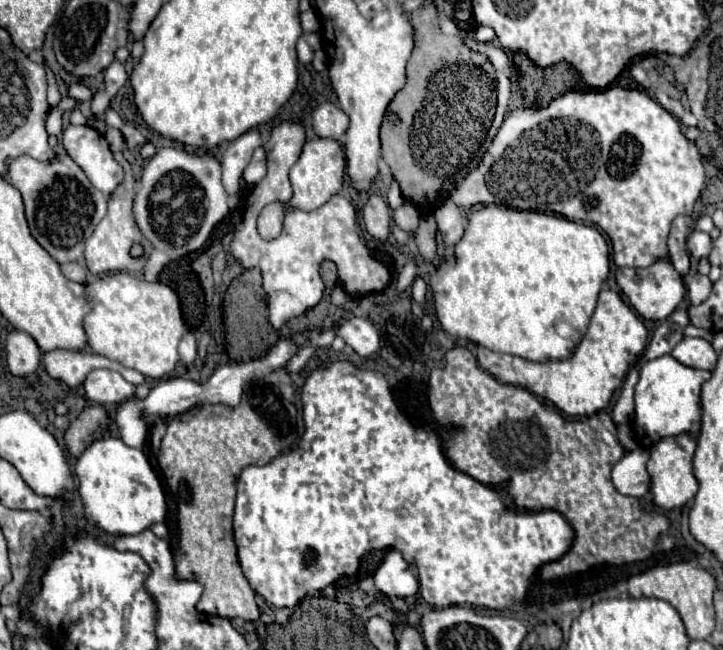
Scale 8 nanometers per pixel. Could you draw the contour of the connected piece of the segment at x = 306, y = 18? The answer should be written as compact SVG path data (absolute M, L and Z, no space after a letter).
M313 9L307 13L301 13L301 27L303 27L303 33L315 33L319 29L319 17Z

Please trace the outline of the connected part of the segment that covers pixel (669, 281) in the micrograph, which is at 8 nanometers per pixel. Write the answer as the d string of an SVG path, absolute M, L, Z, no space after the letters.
M661 259L655 261L653 265L645 267L645 269L637 269L637 267L621 267L617 269L617 283L621 287L621 291L627 295L629 303L633 305L633 309L649 321L663 321L667 319L683 301L685 297L685 285L681 275L673 269L669 259Z

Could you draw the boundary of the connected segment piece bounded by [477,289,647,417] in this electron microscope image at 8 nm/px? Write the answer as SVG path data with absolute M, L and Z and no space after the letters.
M607 289L599 293L599 301L591 317L589 329L581 339L581 343L577 345L573 357L565 361L533 363L521 357L503 355L479 347L477 361L487 373L491 373L501 383L523 387L535 393L537 397L551 401L565 415L583 417L583 415L595 415L597 411L609 405L615 389L623 385L629 367L641 357L645 345L647 345L647 329L641 323L641 319L623 303L623 299L615 291Z

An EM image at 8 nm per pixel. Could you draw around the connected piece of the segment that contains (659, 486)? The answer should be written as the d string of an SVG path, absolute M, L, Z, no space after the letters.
M681 435L679 443L675 439L661 439L655 449L651 451L651 457L647 461L647 473L651 477L651 495L653 505L661 511L669 513L677 507L683 507L689 499L695 497L699 489L699 481L693 475L693 455L695 455L695 439L689 435Z

